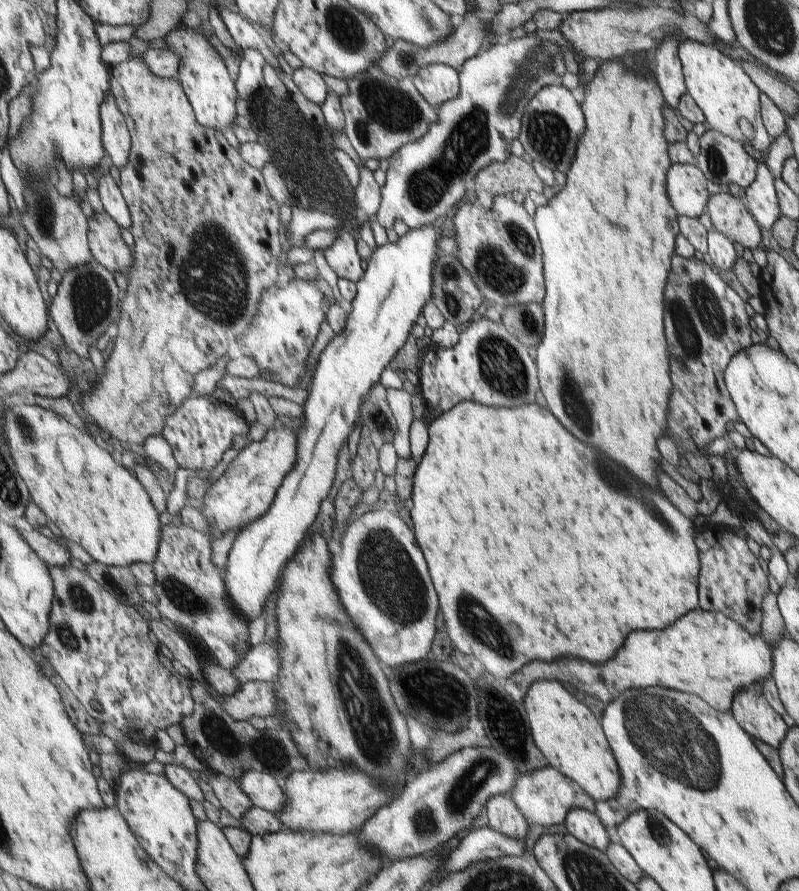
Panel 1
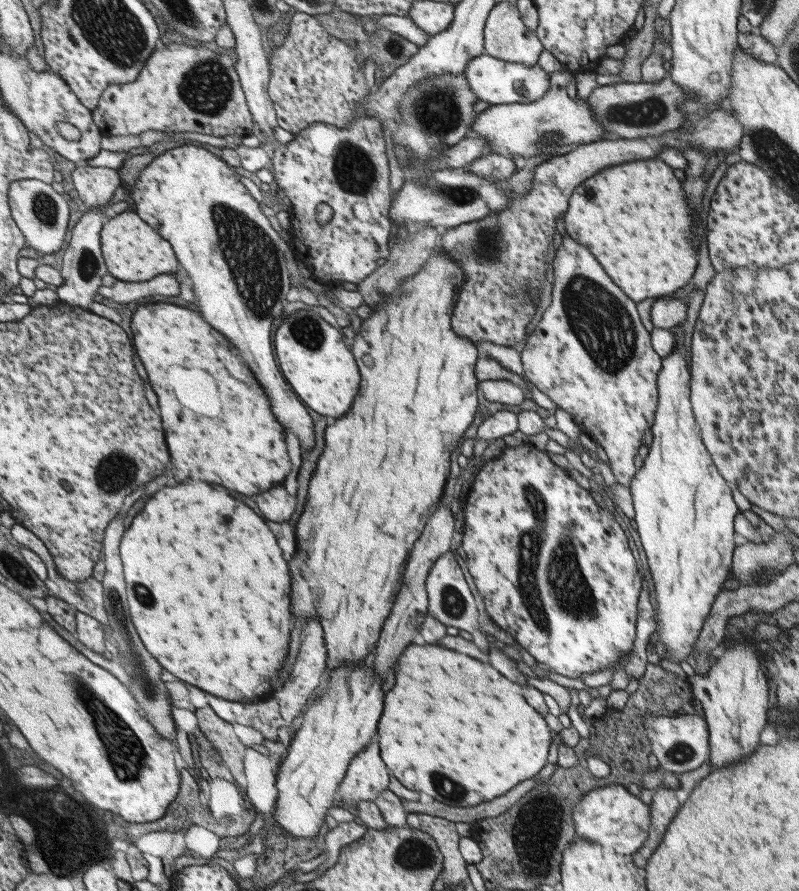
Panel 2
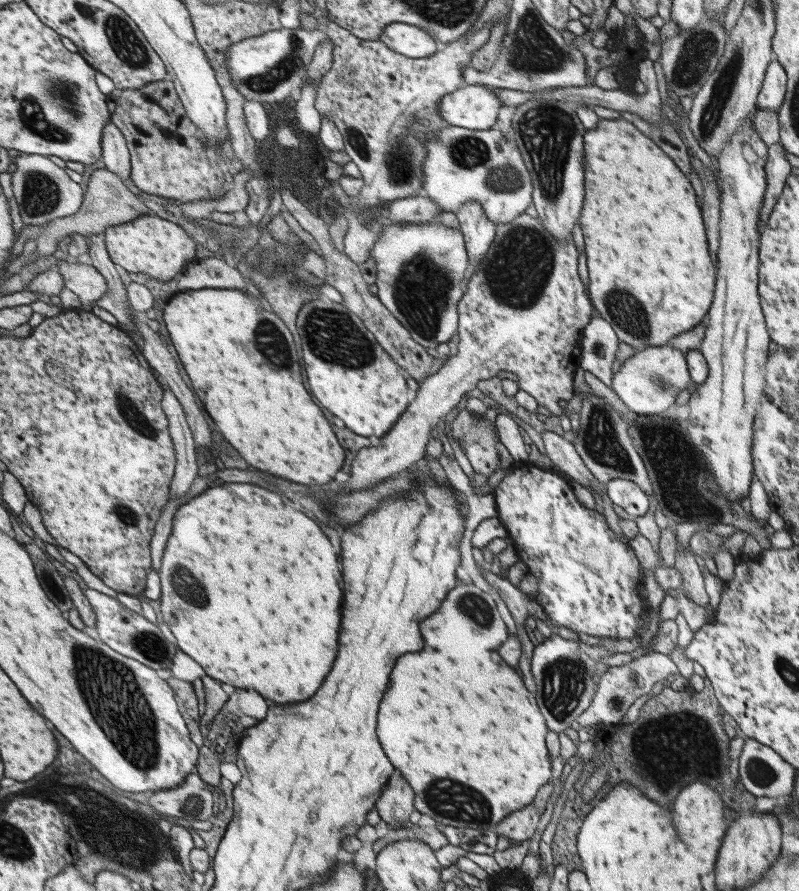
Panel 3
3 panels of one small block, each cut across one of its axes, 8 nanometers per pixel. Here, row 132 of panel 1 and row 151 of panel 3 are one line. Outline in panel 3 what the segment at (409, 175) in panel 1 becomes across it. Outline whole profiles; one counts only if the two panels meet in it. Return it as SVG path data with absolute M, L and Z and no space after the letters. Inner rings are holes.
M447 126L425 147L421 193L435 202L439 212L455 214L460 207L473 201L481 205L483 214L494 225L507 224L523 214L532 202L533 180L529 180L530 171L525 170L521 152L497 130L472 131Z

